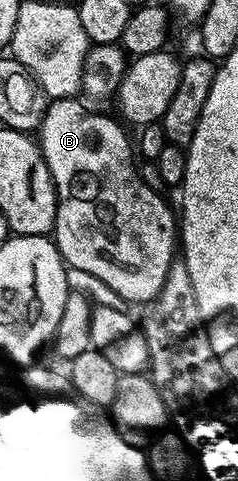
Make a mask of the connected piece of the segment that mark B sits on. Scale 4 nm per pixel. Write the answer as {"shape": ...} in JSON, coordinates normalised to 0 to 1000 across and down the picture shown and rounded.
{"shape":[[[248,204],[227,206],[197,222],[189,241],[172,249],[172,260],[155,272],[155,291],[172,301],[172,318],[185,324],[185,335],[197,337],[206,360],[223,370],[223,385],[239,397],[239,435],[231,437],[231,462],[214,497],[235,507],[256,538],[277,551],[315,561],[357,561],[374,570],[391,570],[420,584],[441,586],[466,601],[508,613],[546,634],[605,636],[622,632],[634,620],[651,620],[651,611],[668,611],[668,603],[685,595],[685,586],[702,578],[702,561],[718,553],[718,545],[735,538],[752,524],[752,457],[735,447],[735,432],[706,424],[672,405],[664,393],[618,387],[592,374],[588,356],[576,356],[571,339],[559,341],[555,328],[567,328],[559,295],[550,295],[517,270],[521,260],[433,237],[399,237],[374,233],[332,212],[324,204]]]}

